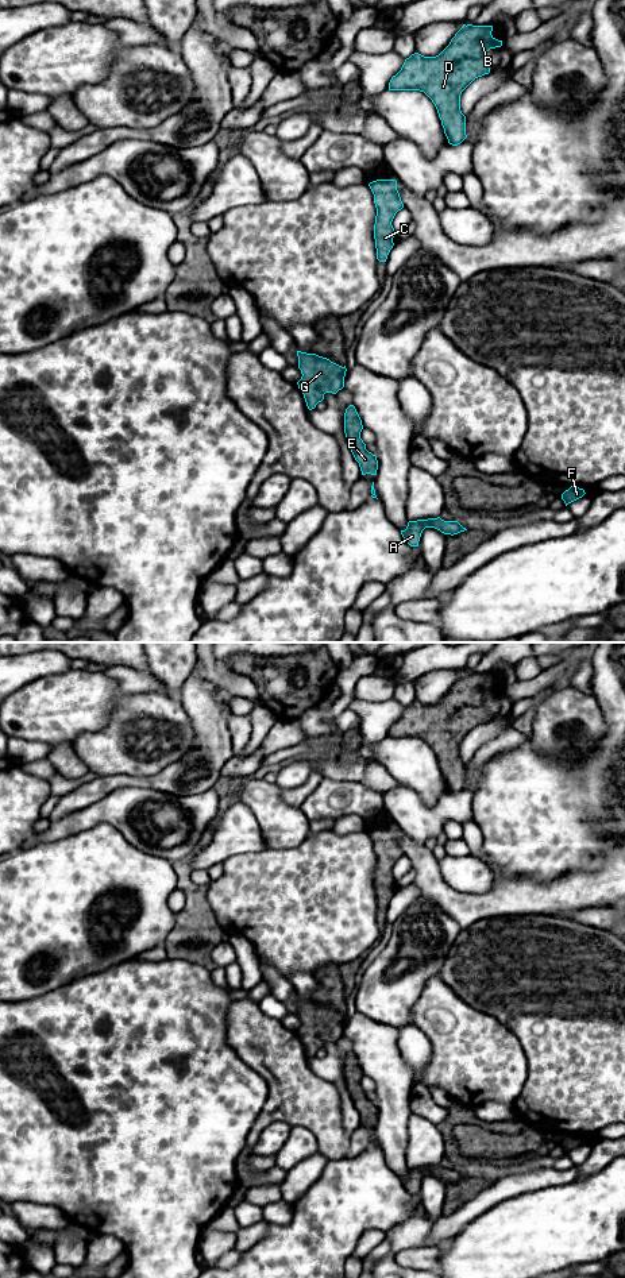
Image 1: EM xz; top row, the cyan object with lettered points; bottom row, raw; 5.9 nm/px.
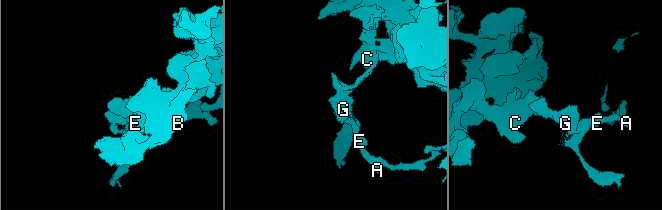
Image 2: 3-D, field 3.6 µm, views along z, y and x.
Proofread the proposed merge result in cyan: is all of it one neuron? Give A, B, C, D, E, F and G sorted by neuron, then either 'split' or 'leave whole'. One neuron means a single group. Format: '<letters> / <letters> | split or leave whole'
A E F / B C D G | split

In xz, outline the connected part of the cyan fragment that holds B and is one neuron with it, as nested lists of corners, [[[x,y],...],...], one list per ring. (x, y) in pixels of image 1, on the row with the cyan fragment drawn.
[[[463,24],[439,55],[412,54],[389,82],[389,90],[424,92],[435,104],[452,146],[467,138],[460,94],[475,78],[490,73],[485,54],[502,46],[491,31],[493,26]]]

